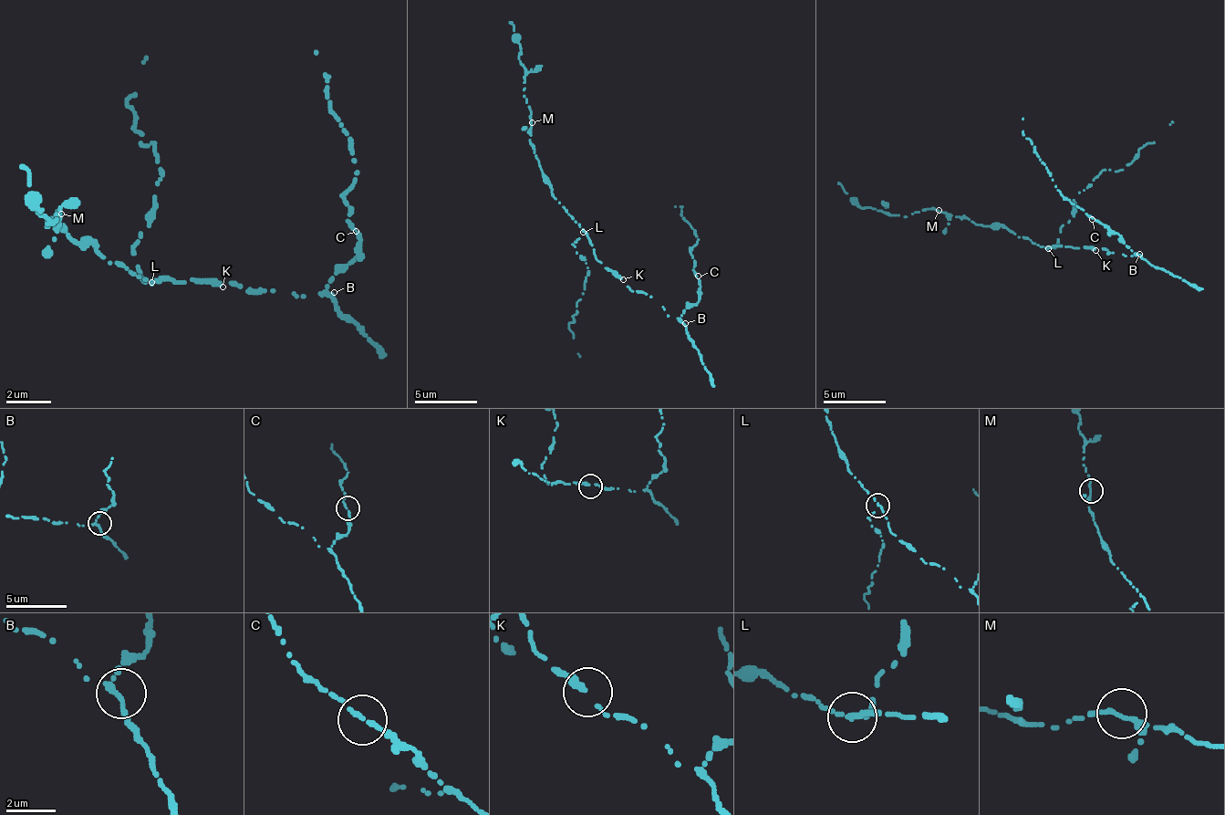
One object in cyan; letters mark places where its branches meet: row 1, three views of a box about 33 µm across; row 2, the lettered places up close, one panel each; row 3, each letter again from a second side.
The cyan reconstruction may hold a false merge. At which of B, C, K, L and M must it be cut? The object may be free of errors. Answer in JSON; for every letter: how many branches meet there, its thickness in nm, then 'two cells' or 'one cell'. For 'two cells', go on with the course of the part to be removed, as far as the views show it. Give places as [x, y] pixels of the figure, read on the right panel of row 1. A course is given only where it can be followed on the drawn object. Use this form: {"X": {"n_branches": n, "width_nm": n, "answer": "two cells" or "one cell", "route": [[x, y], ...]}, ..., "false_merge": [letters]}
{"B": {"n_branches": 3, "width_nm": 160, "answer": "one cell"}, "C": {"n_branches": 2, "width_nm": 180, "answer": "one cell"}, "K": {"n_branches": 2, "width_nm": 240, "answer": "one cell"}, "L": {"n_branches": 3, "width_nm": 160, "answer": "two cells", "route": [[1048, 247], [1054, 247], [1061, 228], [1070, 219], [1074, 200], [1105, 169], [1124, 169], [1174, 121]]}, "M": {"n_branches": 3, "width_nm": 170, "answer": "one cell"}, "false_merge": ["L"]}

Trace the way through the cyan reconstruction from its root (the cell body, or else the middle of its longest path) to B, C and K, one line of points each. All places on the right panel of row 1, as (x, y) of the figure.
B: (1080, 247), (1105, 247), (1108, 254), (1124, 254), (1126, 256), (1139, 254)
C: (1080, 247), (1105, 247), (1108, 254), (1133, 256), (1130, 247), (1117, 235), (1102, 222), (1092, 219)
K: (1080, 247), (1092, 247), (1095, 250)

